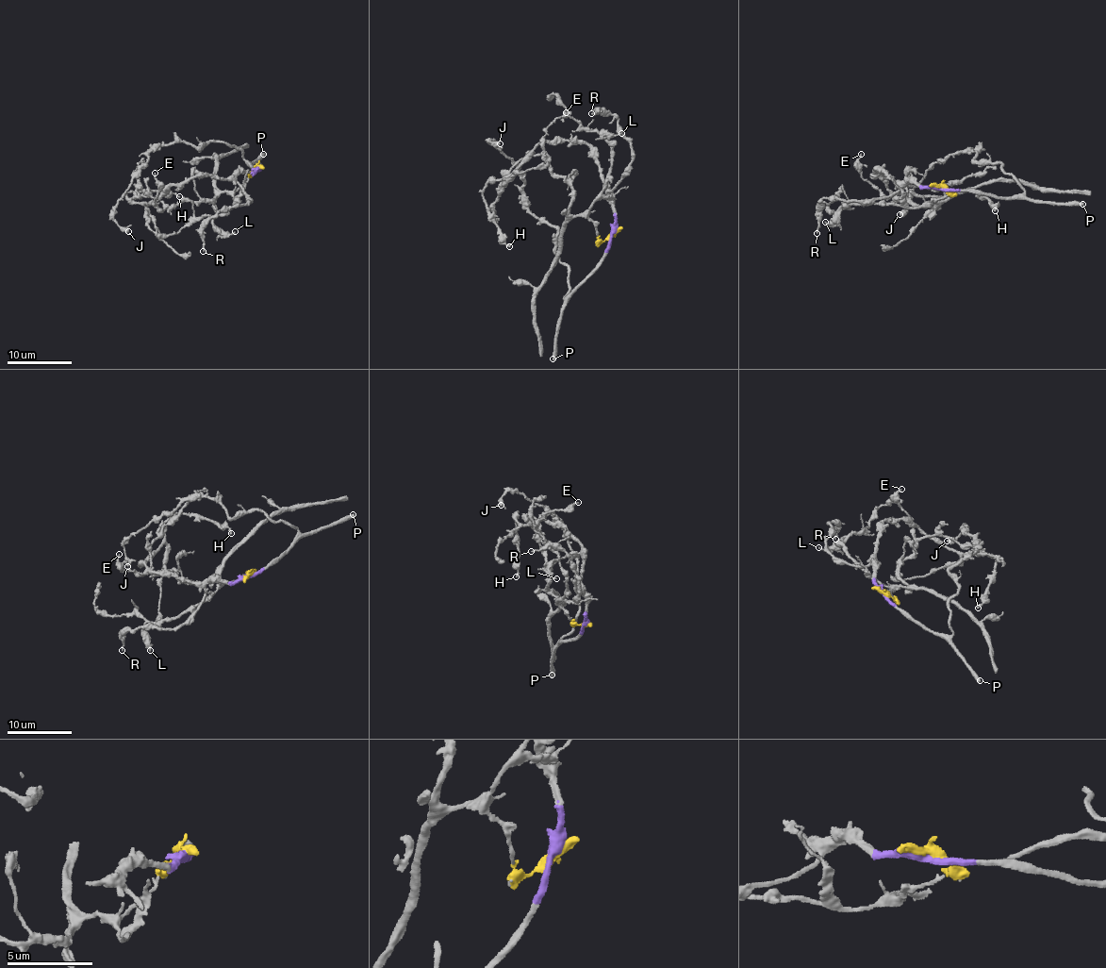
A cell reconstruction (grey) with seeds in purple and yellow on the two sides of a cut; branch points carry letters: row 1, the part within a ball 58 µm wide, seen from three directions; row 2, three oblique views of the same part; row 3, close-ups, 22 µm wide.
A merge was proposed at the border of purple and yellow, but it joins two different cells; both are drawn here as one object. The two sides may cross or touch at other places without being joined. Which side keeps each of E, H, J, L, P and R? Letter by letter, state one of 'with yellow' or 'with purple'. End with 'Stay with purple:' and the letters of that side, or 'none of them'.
E: with yellow
H: with purple
J: with purple
L: with yellow
P: with purple
R: with purple
Stay with purple: H, J, P, R

